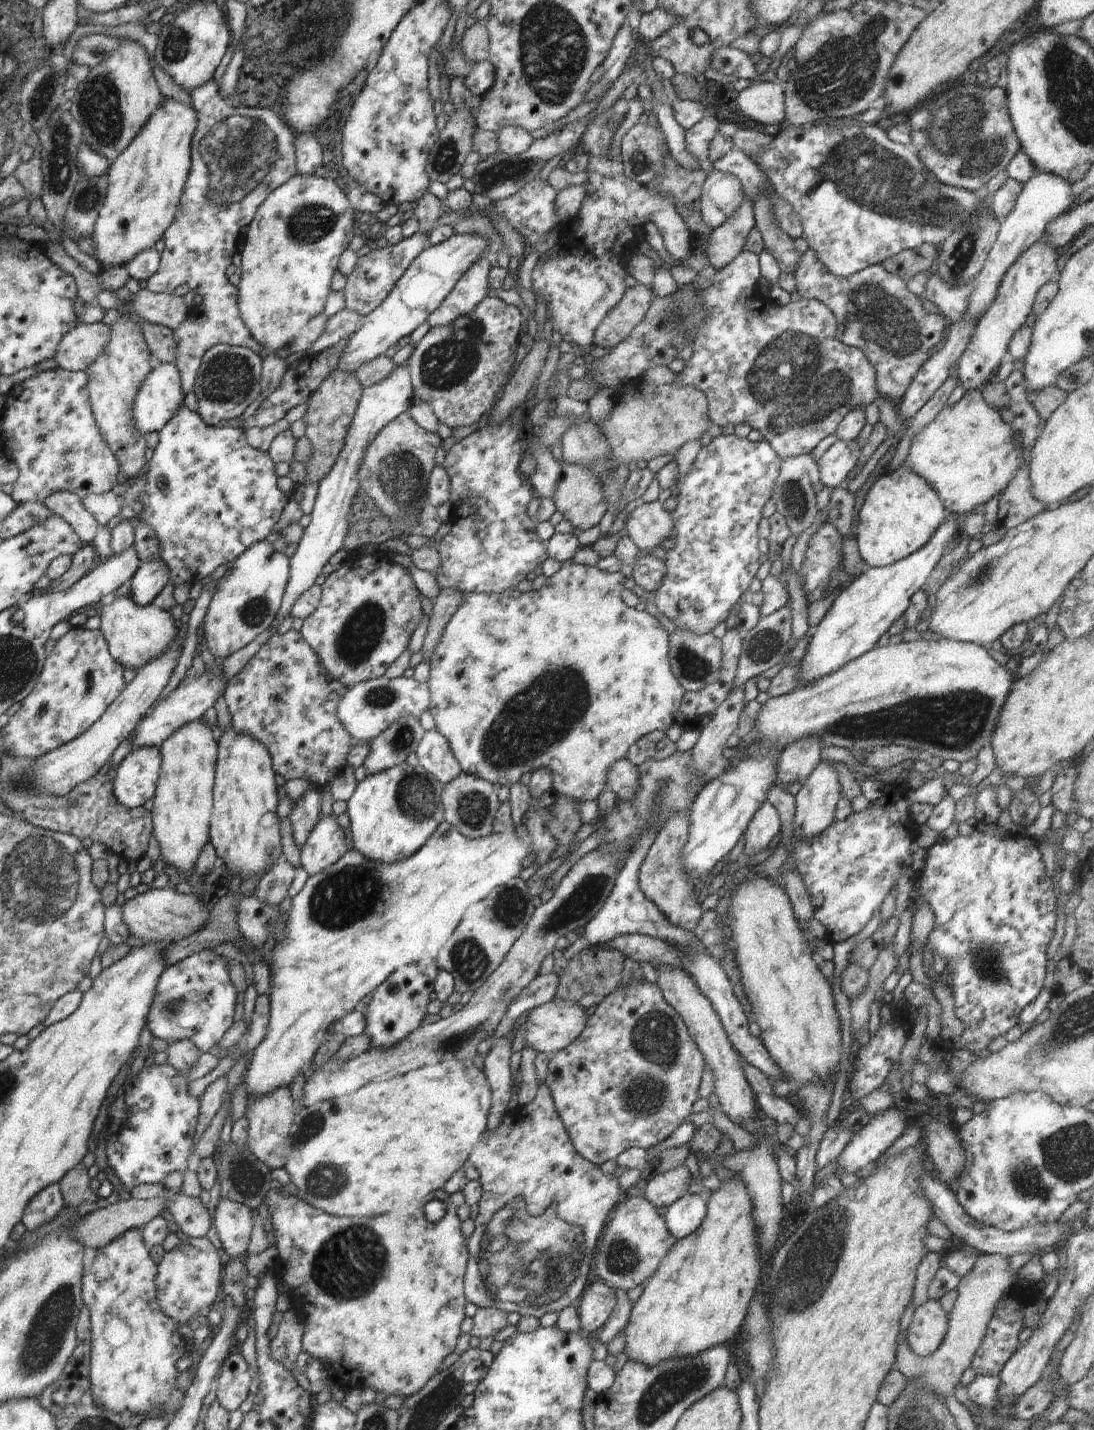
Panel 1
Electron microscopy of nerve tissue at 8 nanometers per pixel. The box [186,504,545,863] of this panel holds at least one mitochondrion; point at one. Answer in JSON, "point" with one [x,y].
{"point":[361,633]}

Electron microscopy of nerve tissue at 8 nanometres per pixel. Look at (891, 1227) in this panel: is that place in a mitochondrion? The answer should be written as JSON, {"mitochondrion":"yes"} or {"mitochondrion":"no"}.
{"mitochondrion":"no"}

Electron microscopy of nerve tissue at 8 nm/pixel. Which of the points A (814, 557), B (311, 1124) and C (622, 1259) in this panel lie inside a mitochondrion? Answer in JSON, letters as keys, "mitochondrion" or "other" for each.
{"A":"other","B":"mitochondrion","C":"mitochondrion"}

